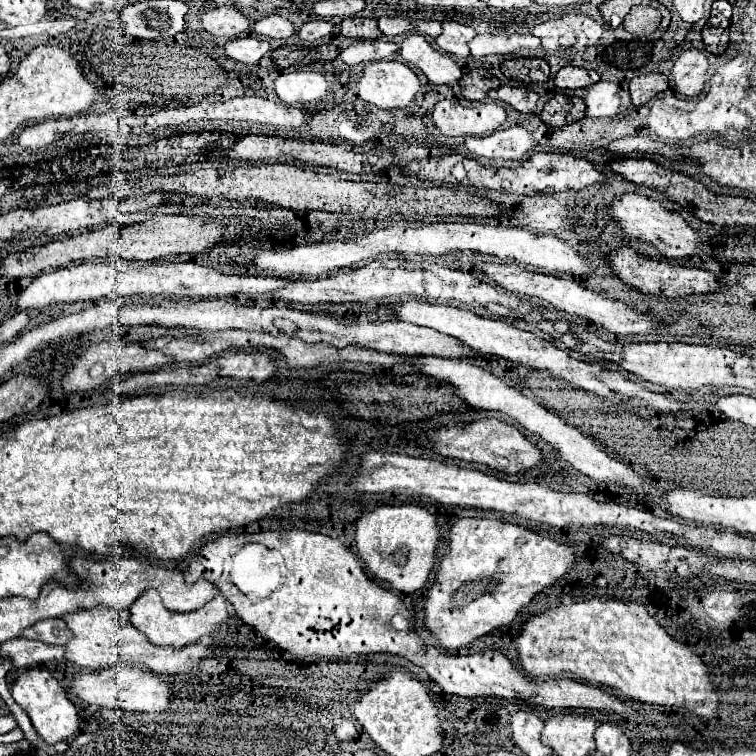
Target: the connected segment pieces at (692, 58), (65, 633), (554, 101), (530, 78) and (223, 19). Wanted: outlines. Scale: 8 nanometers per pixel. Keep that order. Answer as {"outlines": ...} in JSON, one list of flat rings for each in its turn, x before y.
{"outlines":[[[685,50,675,66,673,66,675,74,675,88,679,94,691,98,703,92,705,82,701,82,701,78,705,76,705,54,699,50]],[[51,618,51,620,29,626,21,636,29,640,41,640,47,644,65,644,69,640,69,628,65,626,63,620]],[[567,94,553,96,541,112,541,120,549,128,561,128,565,124,581,120,583,116,585,116,583,100,577,96,567,96]],[[509,58,501,64,501,72,515,82,539,84,549,78,549,64,543,58]],[[221,6,221,8,215,8,207,14,203,14,201,22,209,34,223,36,229,40,243,36,249,30,247,18,239,10,235,10,233,6]]]}

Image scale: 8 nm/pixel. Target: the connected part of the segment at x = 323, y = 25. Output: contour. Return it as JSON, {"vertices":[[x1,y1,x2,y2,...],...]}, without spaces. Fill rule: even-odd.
{"vertices":[[311,20,305,22,299,30,299,38,313,42,313,40,321,40,321,38,329,38,333,34,333,24,327,20]]}

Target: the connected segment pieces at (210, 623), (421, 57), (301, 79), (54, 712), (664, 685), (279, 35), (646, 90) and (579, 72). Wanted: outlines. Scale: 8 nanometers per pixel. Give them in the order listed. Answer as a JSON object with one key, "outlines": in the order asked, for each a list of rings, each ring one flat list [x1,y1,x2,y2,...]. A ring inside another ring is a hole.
{"outlines":[[[147,590,141,598,137,598,131,608,131,622,157,646,169,646,173,650,181,650,183,646,189,646,189,644,195,644,199,642,203,636,207,634,213,634,217,628,221,628,227,620,229,620,229,604,227,600,219,594,215,596,213,600,209,600,203,608,199,610,193,610,193,612,169,612,157,590]],[[419,34,407,36,403,40,401,58,407,64,419,68,433,84,451,84,463,76,461,68,457,66,457,62,451,60,449,54,435,50,427,42,427,38,419,36]],[[303,64,297,68,283,68,281,78,277,78,277,98,285,102,285,106,305,106,303,102,317,102,317,98,325,98,329,94,329,82,325,82,325,74,313,70,313,64],[287,100,299,100,299,104]],[[27,670,23,672,11,688,13,700,29,714,35,730,47,744,57,744,69,740,79,730,79,714,77,708,67,698,63,686,47,672,47,670]],[[593,598,571,606,549,608,531,616,521,632,513,636,513,644,517,648,519,664,529,676,573,674,575,678,583,678,597,686,617,688,629,700,659,704,667,709,683,708,701,718,713,718,717,712,719,700,709,682,705,664,689,648,681,648,681,642,675,642,637,602,623,602,617,598,603,598,601,602,599,598]],[[265,16,265,18,255,22,253,30,259,36,277,38,277,40,285,40,285,38,289,38,295,32,293,24,287,18,281,18,281,16]],[[643,74,643,76,635,76,629,82,629,90,631,90,633,104,641,106,641,104,649,102,651,98,655,98,657,94,661,94,663,90,667,90,667,76,665,74]],[[565,66,557,72,555,76,555,86,557,88,589,88,591,84,599,82,599,74,595,70,585,70,585,68,575,68,575,66]]]}

